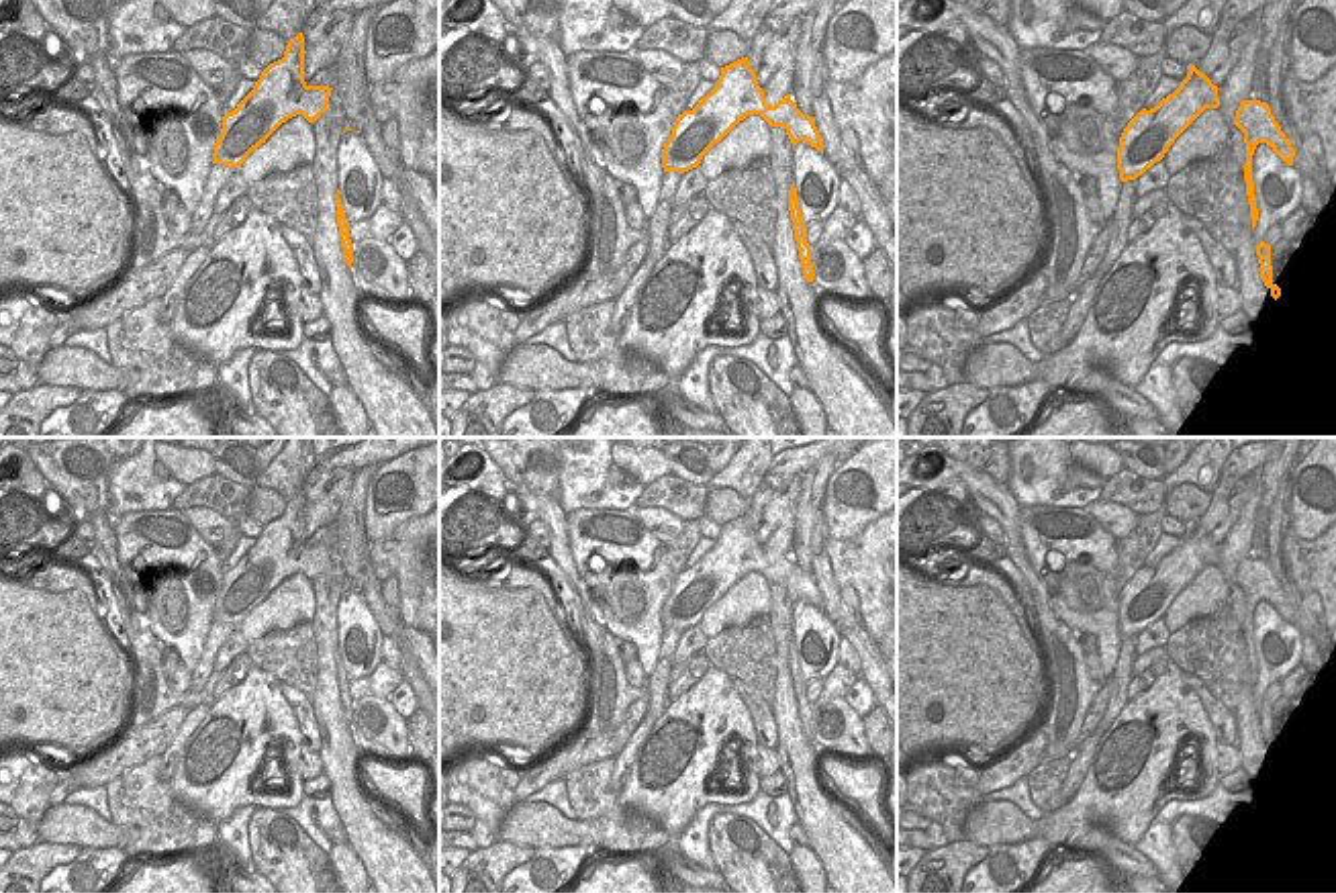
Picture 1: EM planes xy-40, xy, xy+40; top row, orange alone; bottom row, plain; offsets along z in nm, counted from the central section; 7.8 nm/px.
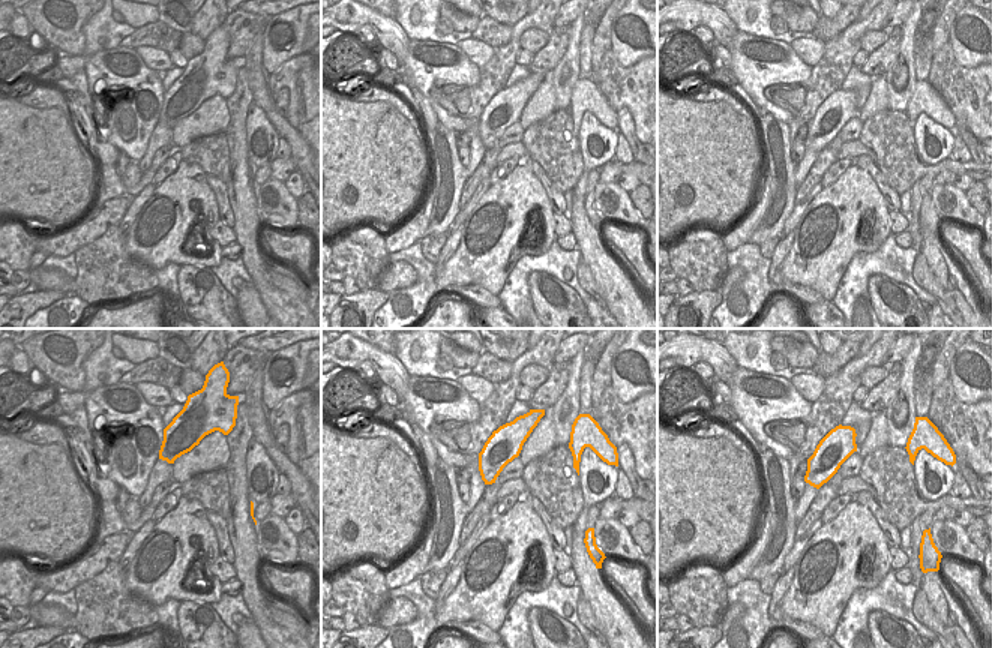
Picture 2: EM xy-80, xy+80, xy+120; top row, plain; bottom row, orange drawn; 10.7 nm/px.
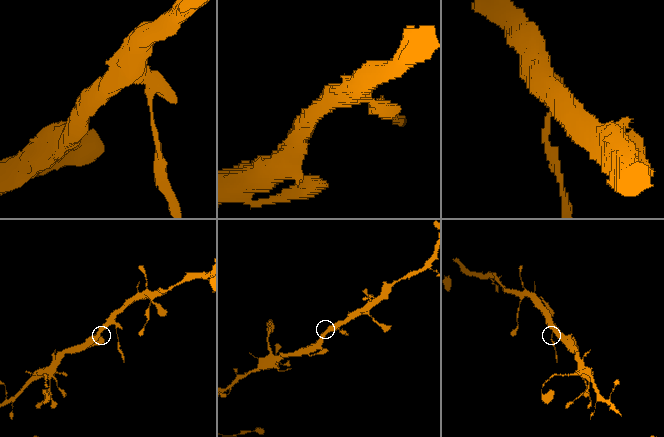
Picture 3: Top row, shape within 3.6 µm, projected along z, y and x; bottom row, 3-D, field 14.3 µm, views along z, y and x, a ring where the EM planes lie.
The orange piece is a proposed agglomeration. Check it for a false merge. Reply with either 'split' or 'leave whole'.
split

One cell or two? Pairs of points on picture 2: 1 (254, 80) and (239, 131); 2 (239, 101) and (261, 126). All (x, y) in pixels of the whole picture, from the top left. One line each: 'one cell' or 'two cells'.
1: two cells
2: two cells

